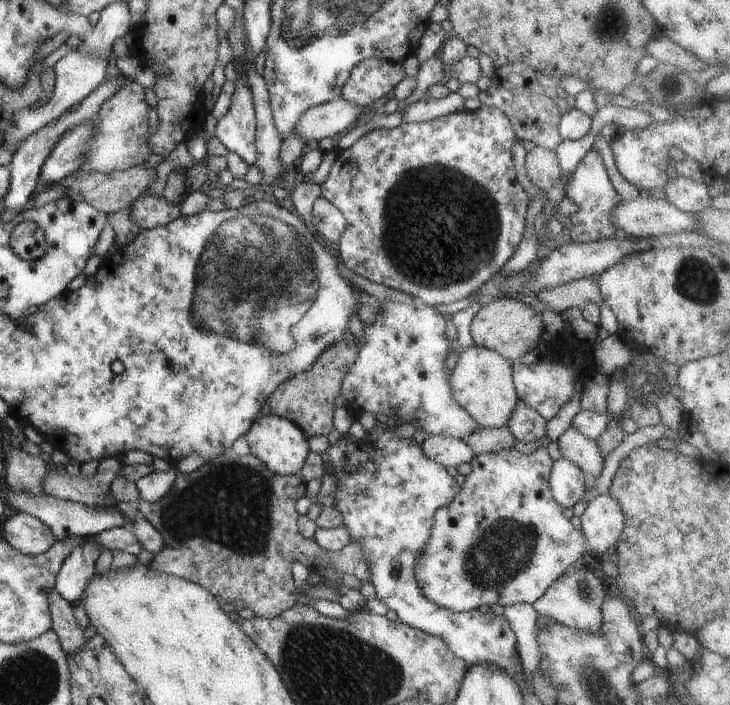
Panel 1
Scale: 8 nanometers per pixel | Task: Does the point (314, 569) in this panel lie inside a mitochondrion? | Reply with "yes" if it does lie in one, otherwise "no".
no

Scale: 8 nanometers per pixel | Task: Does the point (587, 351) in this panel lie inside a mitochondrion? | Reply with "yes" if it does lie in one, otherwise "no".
no

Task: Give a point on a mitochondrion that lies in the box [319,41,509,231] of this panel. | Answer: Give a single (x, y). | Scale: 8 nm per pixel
(424, 170)

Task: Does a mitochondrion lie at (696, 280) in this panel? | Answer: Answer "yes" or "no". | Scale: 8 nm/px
yes

